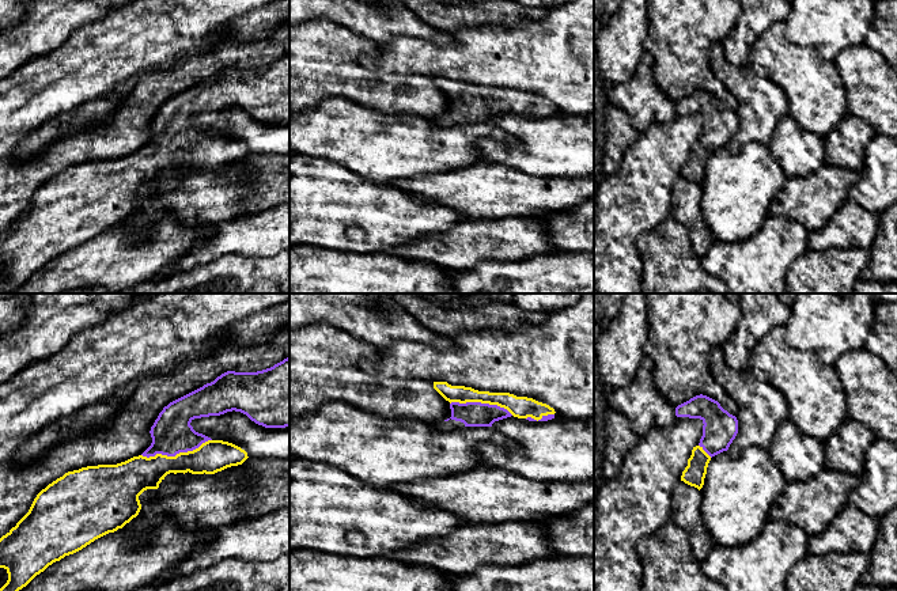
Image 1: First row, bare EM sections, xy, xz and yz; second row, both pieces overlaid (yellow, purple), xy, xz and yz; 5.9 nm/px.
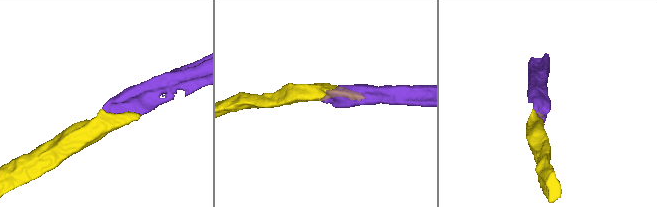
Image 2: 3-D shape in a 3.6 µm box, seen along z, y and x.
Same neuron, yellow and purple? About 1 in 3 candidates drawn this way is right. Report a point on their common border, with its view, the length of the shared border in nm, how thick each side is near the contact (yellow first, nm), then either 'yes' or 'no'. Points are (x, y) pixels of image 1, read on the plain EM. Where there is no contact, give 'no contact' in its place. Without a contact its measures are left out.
meets yellow in xy at (177, 150); contact 420 nm long; 200 nm thick on the yellow side, 240 nm on the other; yes

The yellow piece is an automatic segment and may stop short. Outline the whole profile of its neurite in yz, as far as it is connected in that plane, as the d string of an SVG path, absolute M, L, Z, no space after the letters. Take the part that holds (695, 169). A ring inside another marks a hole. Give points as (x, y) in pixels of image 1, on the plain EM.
M696 91L675 103L677 113L700 114L703 132L693 143L681 177L697 183L704 181L707 163L712 152L727 147L738 129L738 115L724 106L720 99L707 91Z

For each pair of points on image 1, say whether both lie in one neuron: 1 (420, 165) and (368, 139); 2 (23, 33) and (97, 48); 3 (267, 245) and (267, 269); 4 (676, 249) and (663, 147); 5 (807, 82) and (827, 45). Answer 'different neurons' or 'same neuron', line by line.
1: same neuron
2: different neurons
3: different neurons
4: different neurons
5: different neurons

